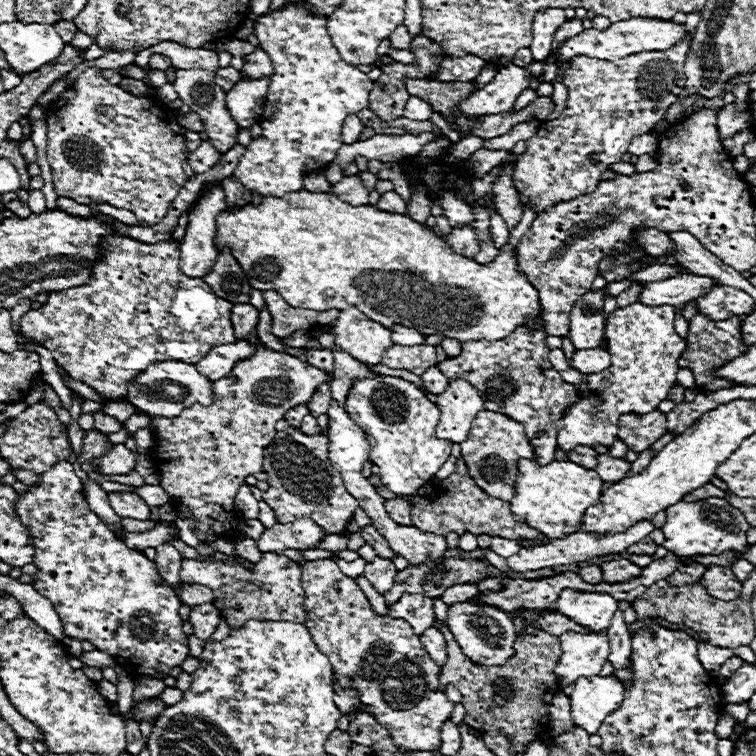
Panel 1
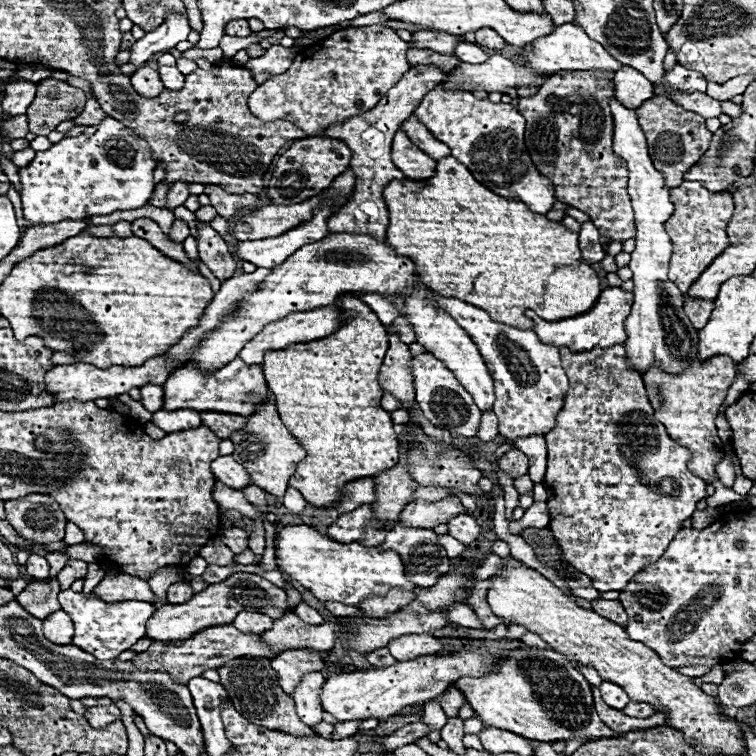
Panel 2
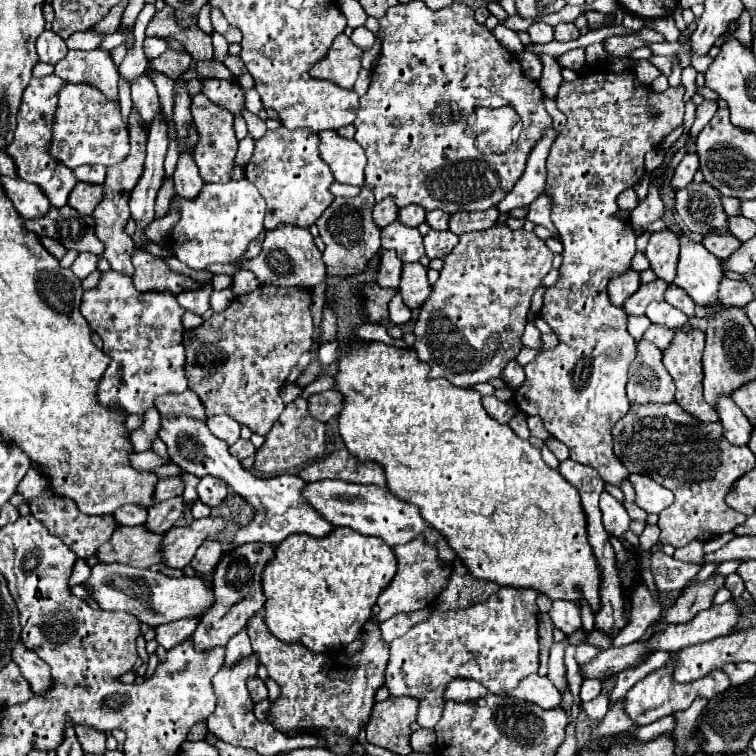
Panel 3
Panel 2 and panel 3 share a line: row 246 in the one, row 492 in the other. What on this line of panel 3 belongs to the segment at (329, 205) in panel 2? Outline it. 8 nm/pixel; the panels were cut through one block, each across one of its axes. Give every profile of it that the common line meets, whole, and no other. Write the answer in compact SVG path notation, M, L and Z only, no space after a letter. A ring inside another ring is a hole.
M174 416L174 418L160 418L160 430L158 438L166 444L170 460L182 468L182 472L194 474L196 478L204 476L216 476L224 480L236 494L240 494L250 506L254 508L254 518L240 526L240 530L232 538L230 550L236 546L248 544L248 542L262 542L262 544L280 544L290 534L308 534L314 538L322 538L328 532L332 532L332 524L328 524L322 516L316 514L314 508L310 508L308 502L302 498L302 488L306 482L294 474L280 474L274 478L258 478L256 474L248 472L238 458L234 458L228 452L228 444L218 440L206 426L204 420L186 418L186 416Z

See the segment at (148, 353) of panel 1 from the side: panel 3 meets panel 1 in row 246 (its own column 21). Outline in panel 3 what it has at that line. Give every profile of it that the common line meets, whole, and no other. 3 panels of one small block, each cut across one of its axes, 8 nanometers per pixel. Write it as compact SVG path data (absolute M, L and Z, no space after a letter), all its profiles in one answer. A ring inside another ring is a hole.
M50 74L46 78L32 78L30 80L30 84L26 86L24 96L22 96L22 106L18 112L18 126L16 126L14 142L10 146L6 146L6 154L16 164L18 178L32 182L32 184L38 184L54 208L62 208L66 204L68 194L72 192L72 188L78 182L78 178L74 176L74 172L70 168L62 166L62 170L56 170L60 166L60 162L54 162L54 158L50 158L50 150L46 150L46 146L50 146L50 138L52 138L50 126L54 124L58 90L62 90L62 86L66 86L66 84L68 82L60 80L54 74Z

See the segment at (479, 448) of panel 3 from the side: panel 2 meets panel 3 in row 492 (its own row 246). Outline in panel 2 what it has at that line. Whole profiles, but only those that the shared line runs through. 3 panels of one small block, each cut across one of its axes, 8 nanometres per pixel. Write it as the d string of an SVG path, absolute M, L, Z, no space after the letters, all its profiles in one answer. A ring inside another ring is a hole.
M446 156L438 162L438 168L436 168L436 174L430 178L430 180L422 180L420 184L418 182L412 182L412 180L404 180L402 184L398 180L390 182L386 188L384 188L384 200L388 204L388 212L390 212L390 224L388 224L388 234L386 234L386 240L392 244L392 248L396 248L396 252L400 256L408 256L412 258L412 262L418 266L418 276L422 278L424 284L430 286L430 290L438 292L440 296L446 296L446 298L458 298L458 300L464 300L464 302L470 302L482 310L486 310L490 314L492 320L496 322L502 322L502 324L508 324L508 326L514 326L514 328L520 328L520 330L530 330L534 328L534 322L530 318L524 316L526 310L534 310L542 320L550 320L550 322L558 322L558 320L564 320L564 318L570 318L570 316L580 316L584 312L588 312L598 300L598 296L602 294L602 284L600 284L600 278L598 274L592 270L590 264L582 264L582 260L578 260L578 234L576 232L570 232L562 226L562 222L554 222L554 220L548 220L544 214L536 214L532 212L526 204L522 202L516 202L516 200L506 200L494 192L490 192L488 188L484 188L482 184L478 184L474 180L474 176L470 176L468 168L464 164L458 164L458 160L454 160L454 156Z

